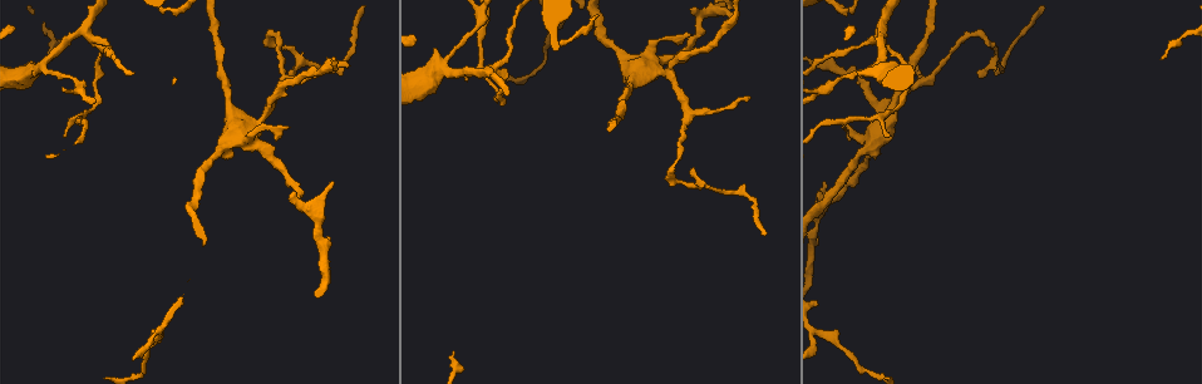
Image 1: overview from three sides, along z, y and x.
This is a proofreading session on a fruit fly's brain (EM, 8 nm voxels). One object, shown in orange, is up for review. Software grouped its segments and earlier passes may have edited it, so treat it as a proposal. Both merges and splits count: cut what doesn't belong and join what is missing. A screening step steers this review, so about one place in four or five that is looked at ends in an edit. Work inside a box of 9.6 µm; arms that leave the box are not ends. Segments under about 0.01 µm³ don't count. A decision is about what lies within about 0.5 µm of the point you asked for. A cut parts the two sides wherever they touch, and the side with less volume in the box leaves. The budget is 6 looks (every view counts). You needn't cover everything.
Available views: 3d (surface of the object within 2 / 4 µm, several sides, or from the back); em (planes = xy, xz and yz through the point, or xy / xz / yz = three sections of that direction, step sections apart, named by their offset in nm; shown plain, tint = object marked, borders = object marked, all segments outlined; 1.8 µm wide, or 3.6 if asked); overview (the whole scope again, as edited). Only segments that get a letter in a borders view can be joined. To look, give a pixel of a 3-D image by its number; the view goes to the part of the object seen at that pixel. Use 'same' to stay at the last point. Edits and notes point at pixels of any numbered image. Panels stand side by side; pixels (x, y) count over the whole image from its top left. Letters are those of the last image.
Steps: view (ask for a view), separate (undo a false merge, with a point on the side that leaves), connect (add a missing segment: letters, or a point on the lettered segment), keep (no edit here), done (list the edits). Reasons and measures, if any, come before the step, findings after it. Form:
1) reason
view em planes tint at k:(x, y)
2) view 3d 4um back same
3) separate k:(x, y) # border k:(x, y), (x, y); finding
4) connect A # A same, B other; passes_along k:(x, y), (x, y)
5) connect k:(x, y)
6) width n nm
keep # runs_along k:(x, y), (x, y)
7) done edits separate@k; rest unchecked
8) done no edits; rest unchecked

branch stops here
view 3d 2um at 1:(730, 15)

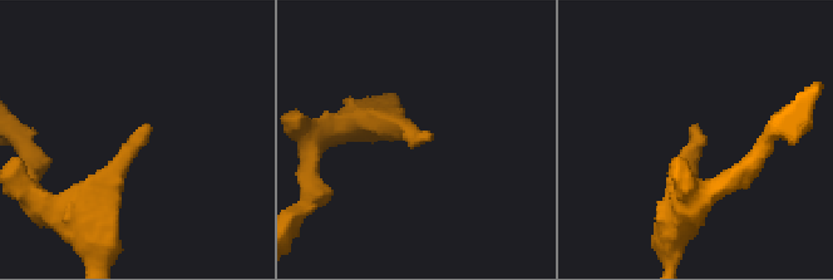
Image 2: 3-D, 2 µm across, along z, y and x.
view em planes borders at 2:(691, 125)

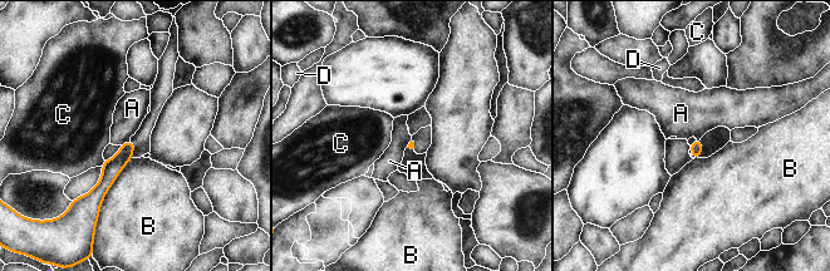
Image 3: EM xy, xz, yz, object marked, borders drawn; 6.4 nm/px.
longest_contact B 480 nm
keep # A other, B other, C other, D other; runs_along 3:(129, 144), (92, 205); no lettered segment goes on from it

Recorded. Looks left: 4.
free end
view em planes borders at 1:(843, 129)

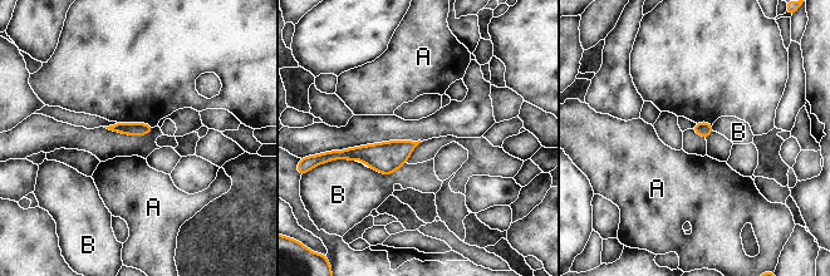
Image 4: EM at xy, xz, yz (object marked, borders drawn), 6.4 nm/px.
keep # A other, B other; border 4:(406, 161), (391, 173), (369, 168); no lettered segment goes on from it

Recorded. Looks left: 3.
branch stops here
view em planes borders at 1:(978, 70)

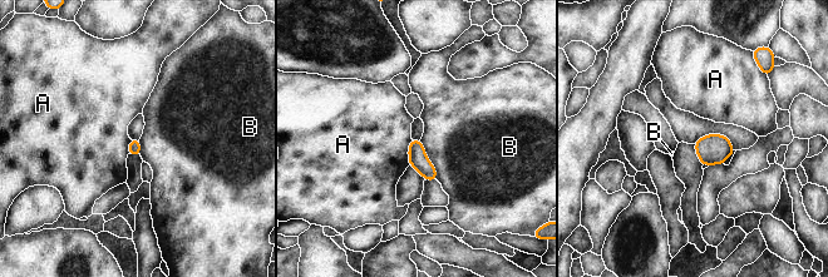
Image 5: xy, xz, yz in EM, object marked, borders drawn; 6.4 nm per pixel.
keep # A other, B other; border 5:(420, 139), (437, 179); none of them fits

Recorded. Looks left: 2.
done no edits; rest unchecked

